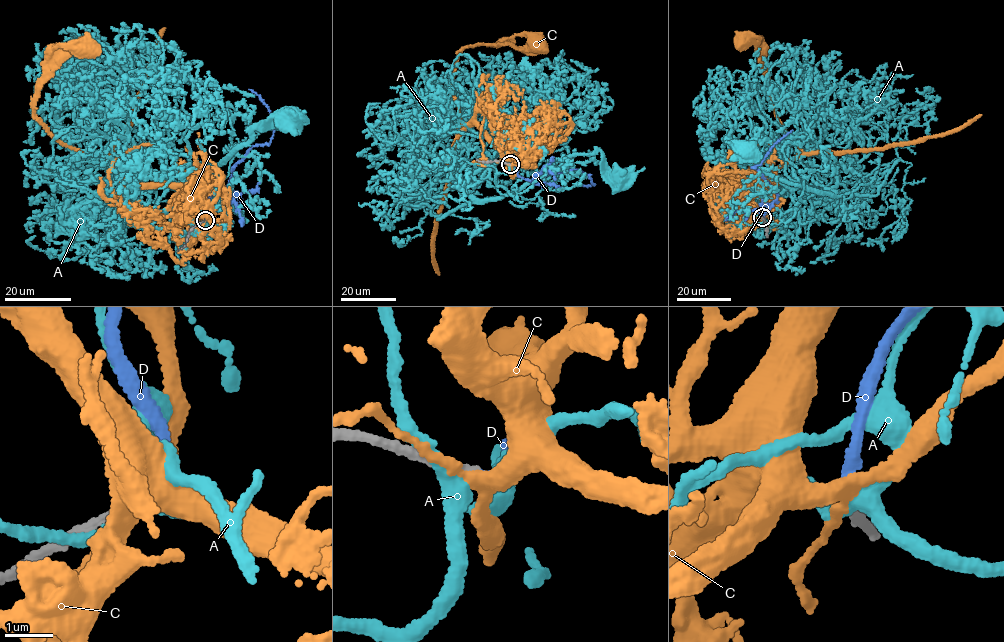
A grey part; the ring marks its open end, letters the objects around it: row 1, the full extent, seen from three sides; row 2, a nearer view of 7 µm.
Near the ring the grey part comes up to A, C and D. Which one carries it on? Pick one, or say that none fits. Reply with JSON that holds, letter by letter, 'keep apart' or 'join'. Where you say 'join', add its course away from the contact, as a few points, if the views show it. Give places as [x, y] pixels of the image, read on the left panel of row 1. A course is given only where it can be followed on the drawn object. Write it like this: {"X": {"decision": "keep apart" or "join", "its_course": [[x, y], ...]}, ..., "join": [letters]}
{"A": {"decision": "keep apart"}, "C": {"decision": "keep apart"}, "D": {"decision": "join", "its_course": [[205, 219], [203, 207], [226, 187], [236, 165], [252, 147], [269, 143], [273, 134], [266, 105], [249, 89]]}, "join": ["D"]}

